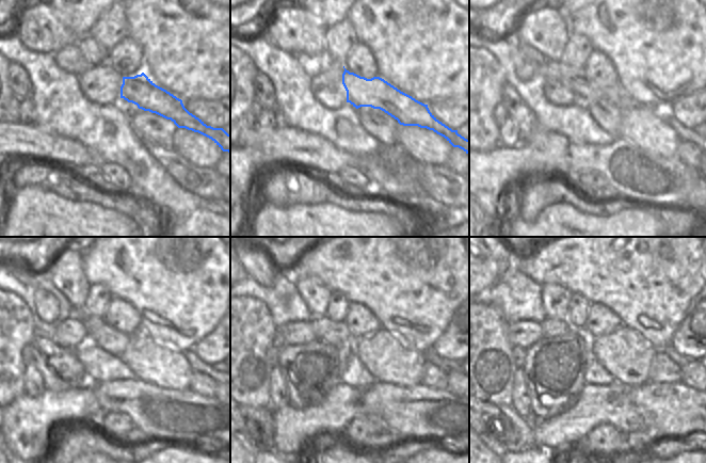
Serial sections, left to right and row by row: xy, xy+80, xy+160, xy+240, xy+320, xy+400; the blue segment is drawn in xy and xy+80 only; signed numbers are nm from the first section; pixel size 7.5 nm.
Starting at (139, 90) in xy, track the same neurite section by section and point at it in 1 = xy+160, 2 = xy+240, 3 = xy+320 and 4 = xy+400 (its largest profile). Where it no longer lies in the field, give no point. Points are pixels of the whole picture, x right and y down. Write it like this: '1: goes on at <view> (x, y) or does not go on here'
1: goes on at xy+160 (584, 92)
2: goes on at xy+240 (47, 306)
3: goes on at xy+320 (256, 261)
4: goes on at xy+400 (503, 260)

